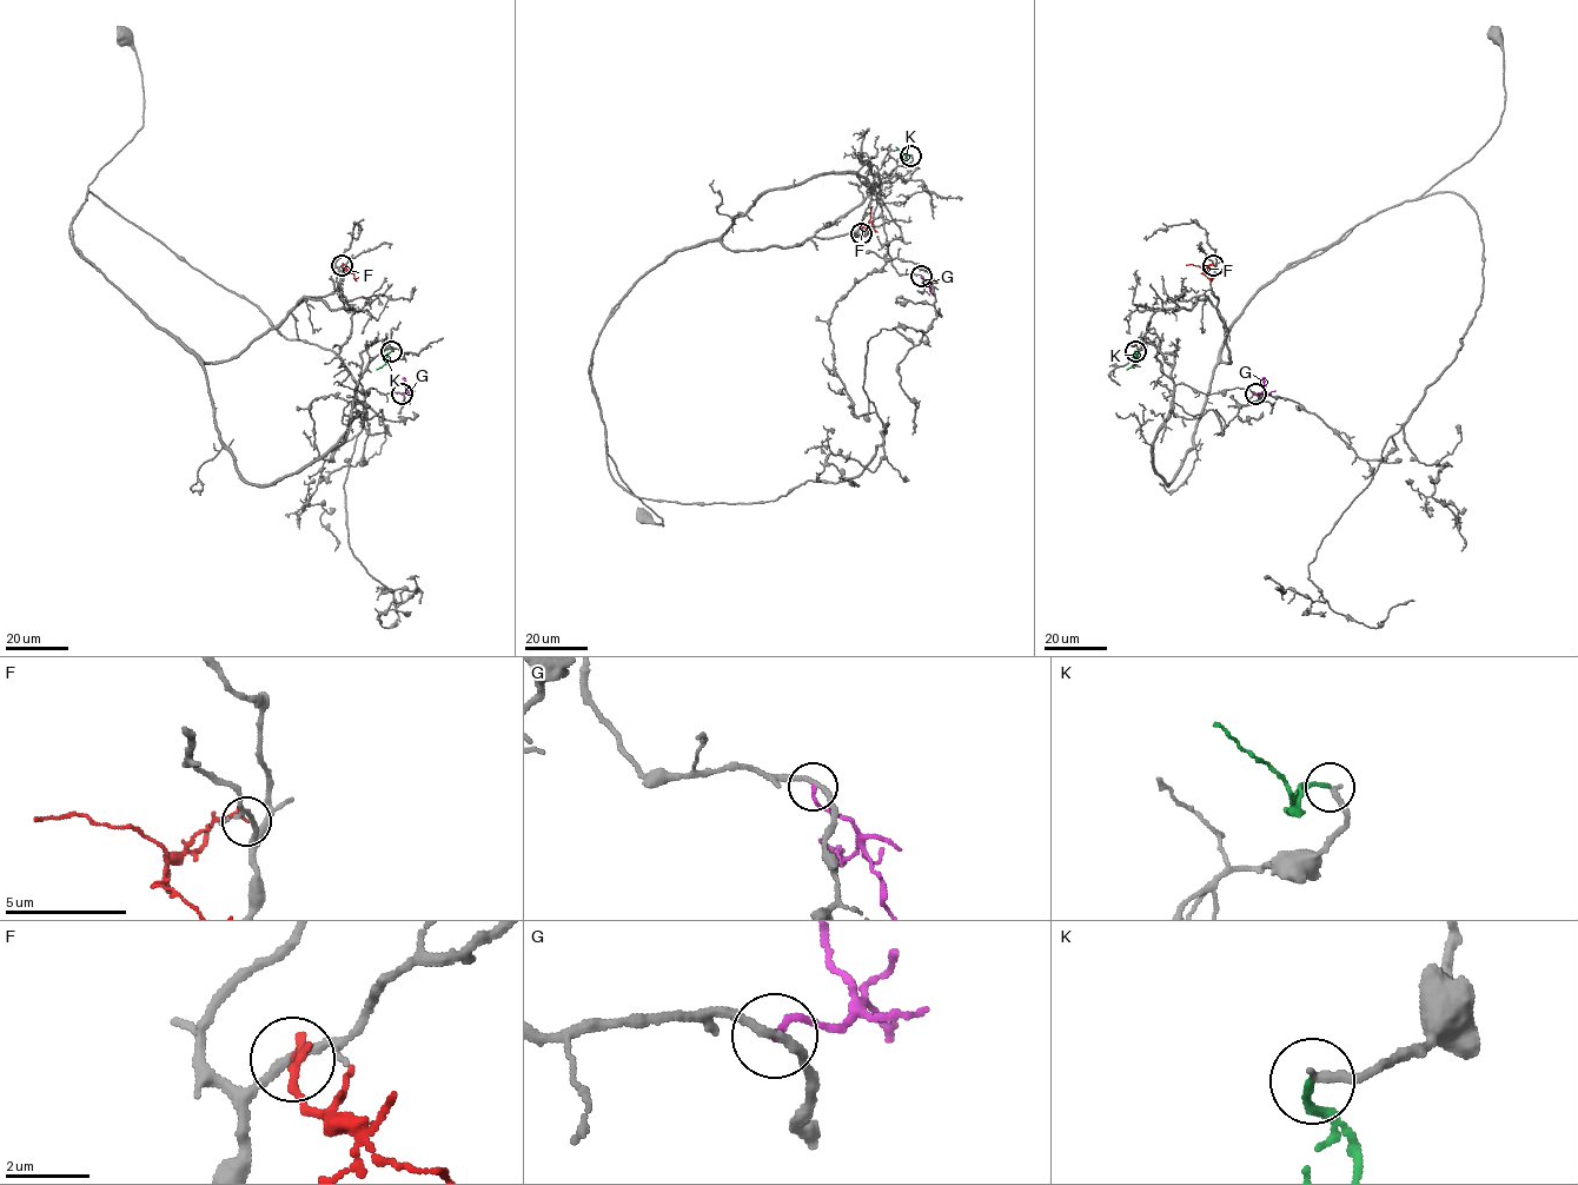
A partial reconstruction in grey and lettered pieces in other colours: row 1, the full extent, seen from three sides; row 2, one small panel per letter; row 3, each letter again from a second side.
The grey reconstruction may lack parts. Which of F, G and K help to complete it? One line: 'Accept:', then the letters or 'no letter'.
Accept: K

